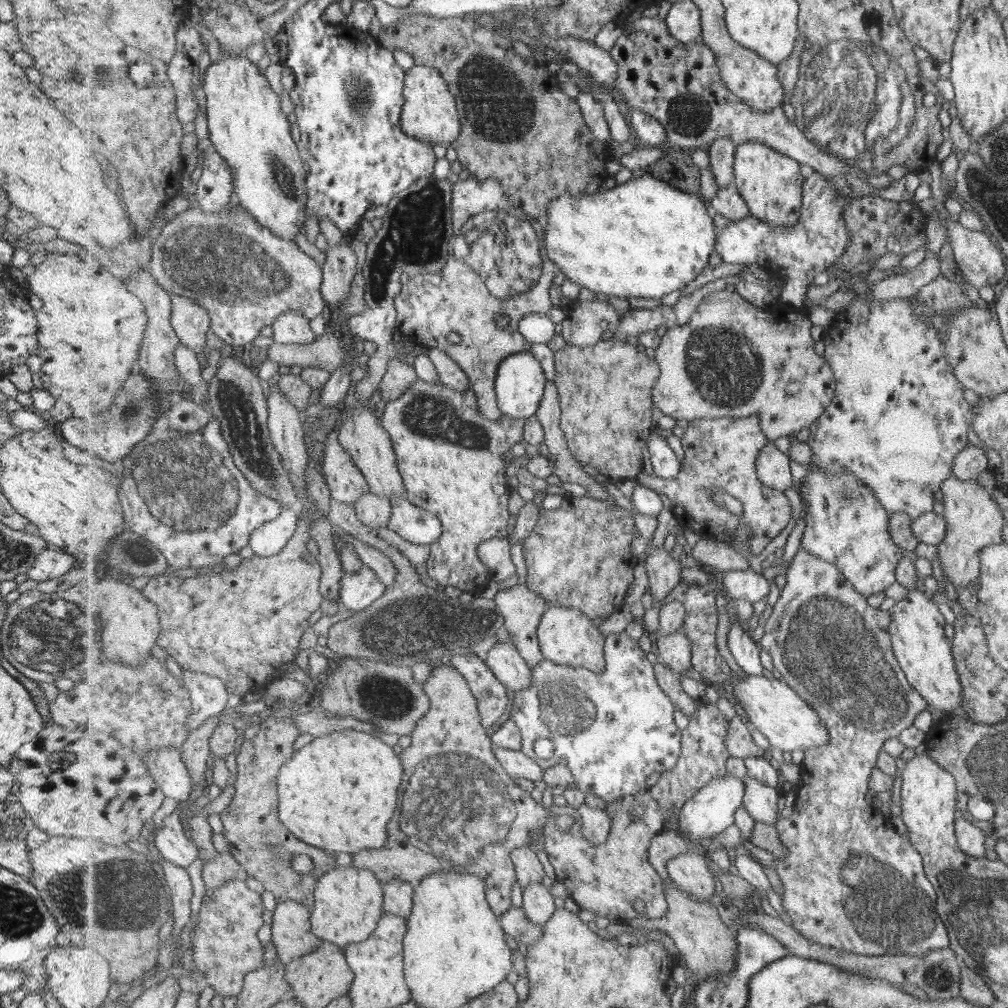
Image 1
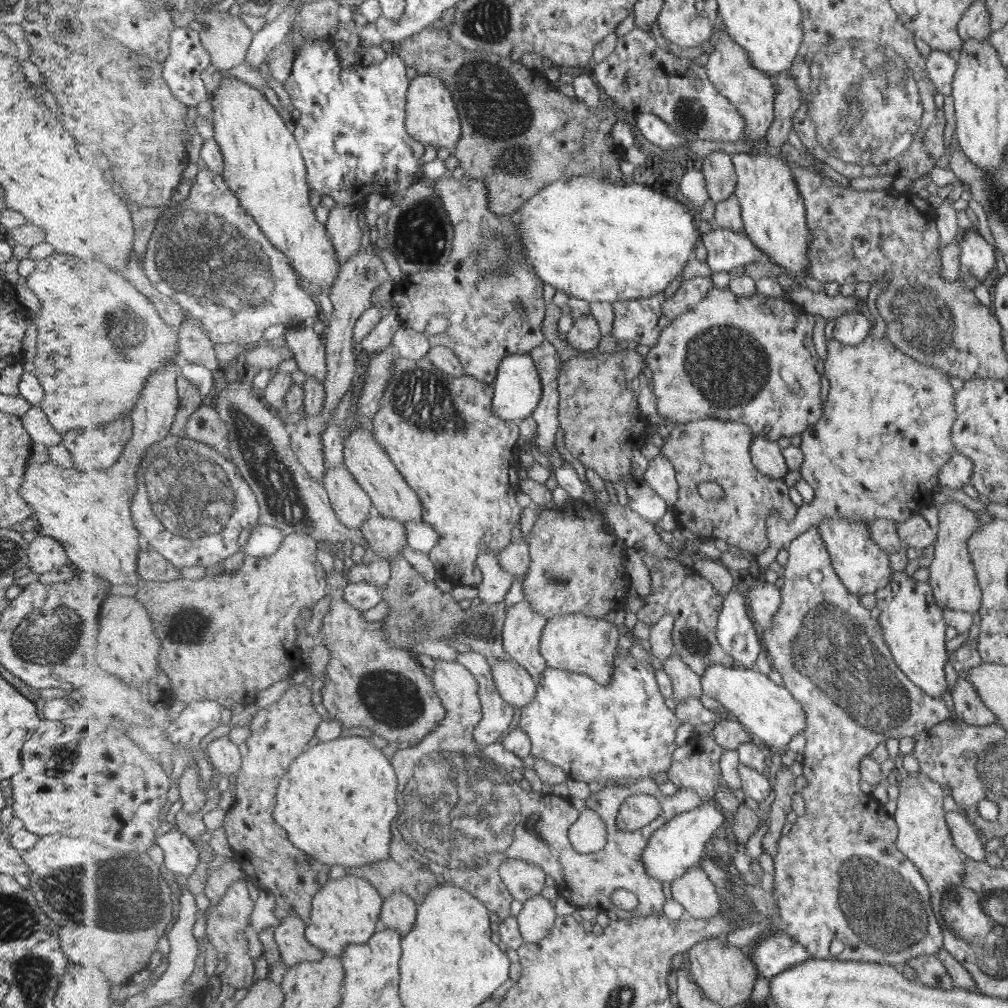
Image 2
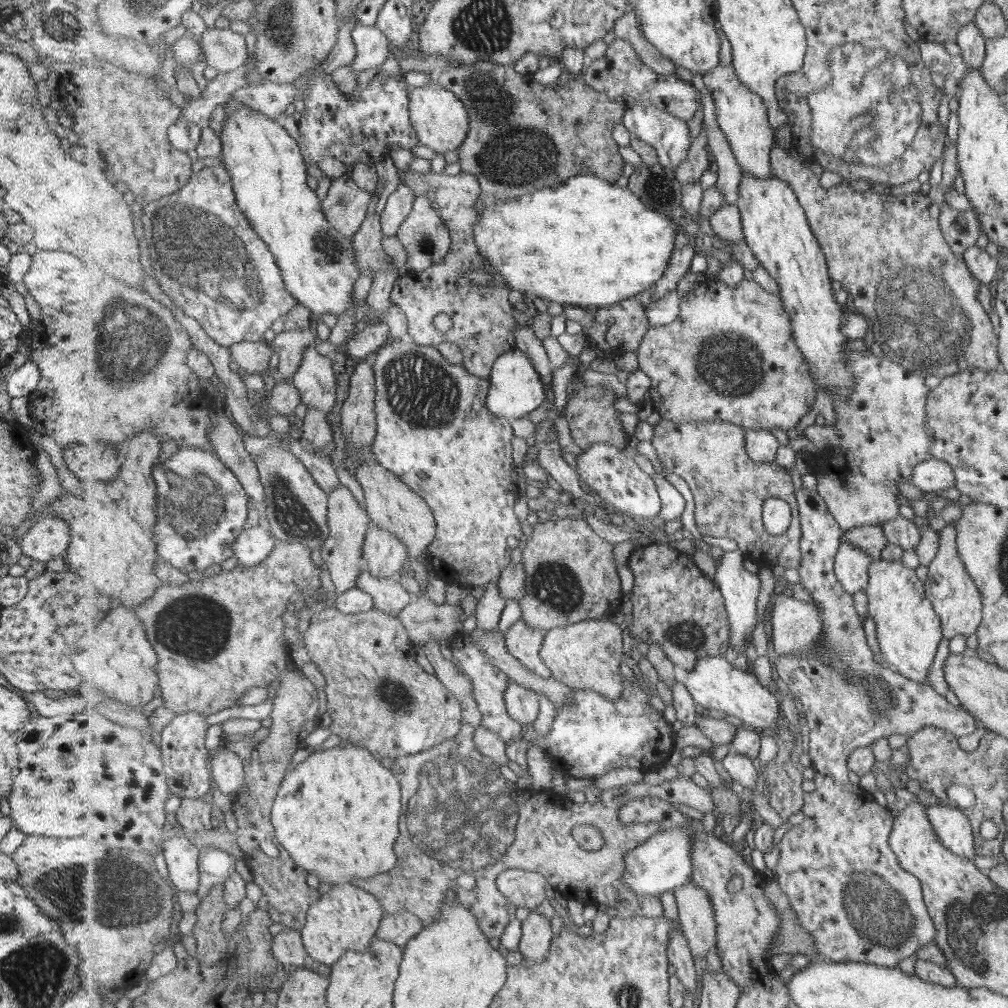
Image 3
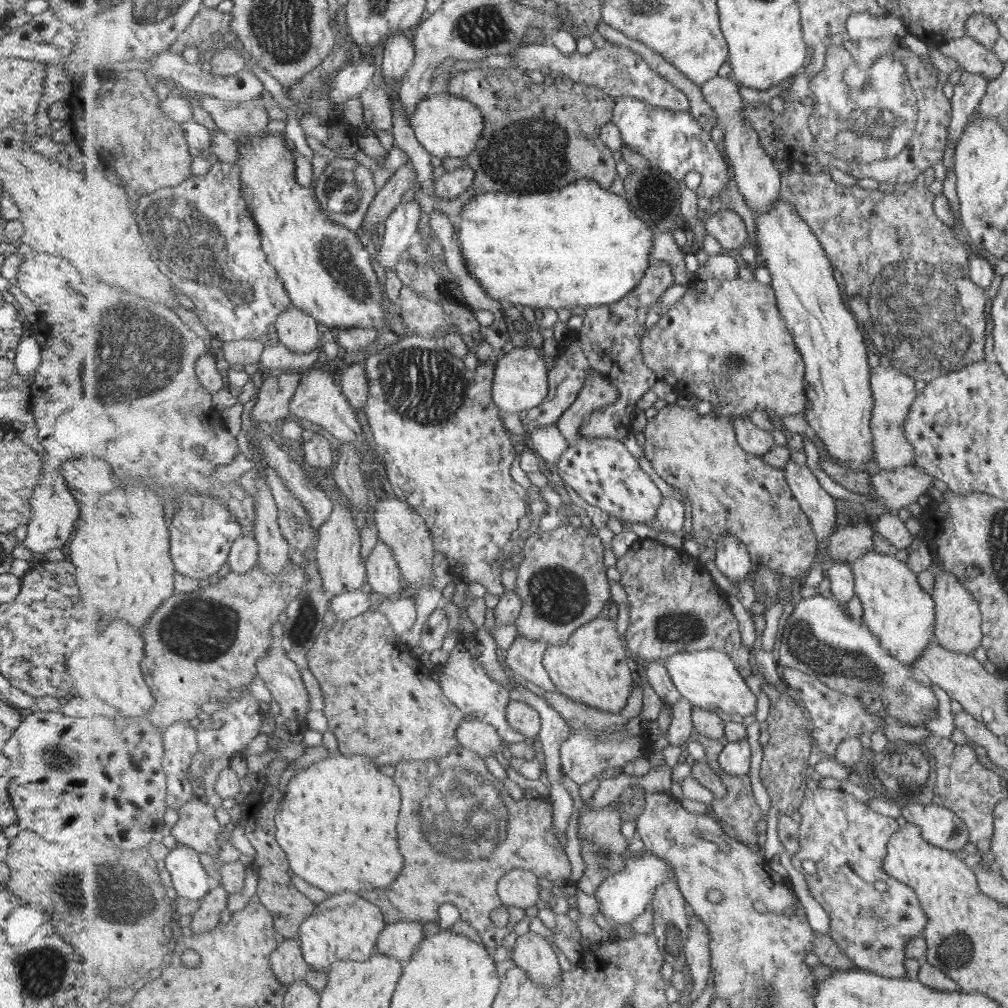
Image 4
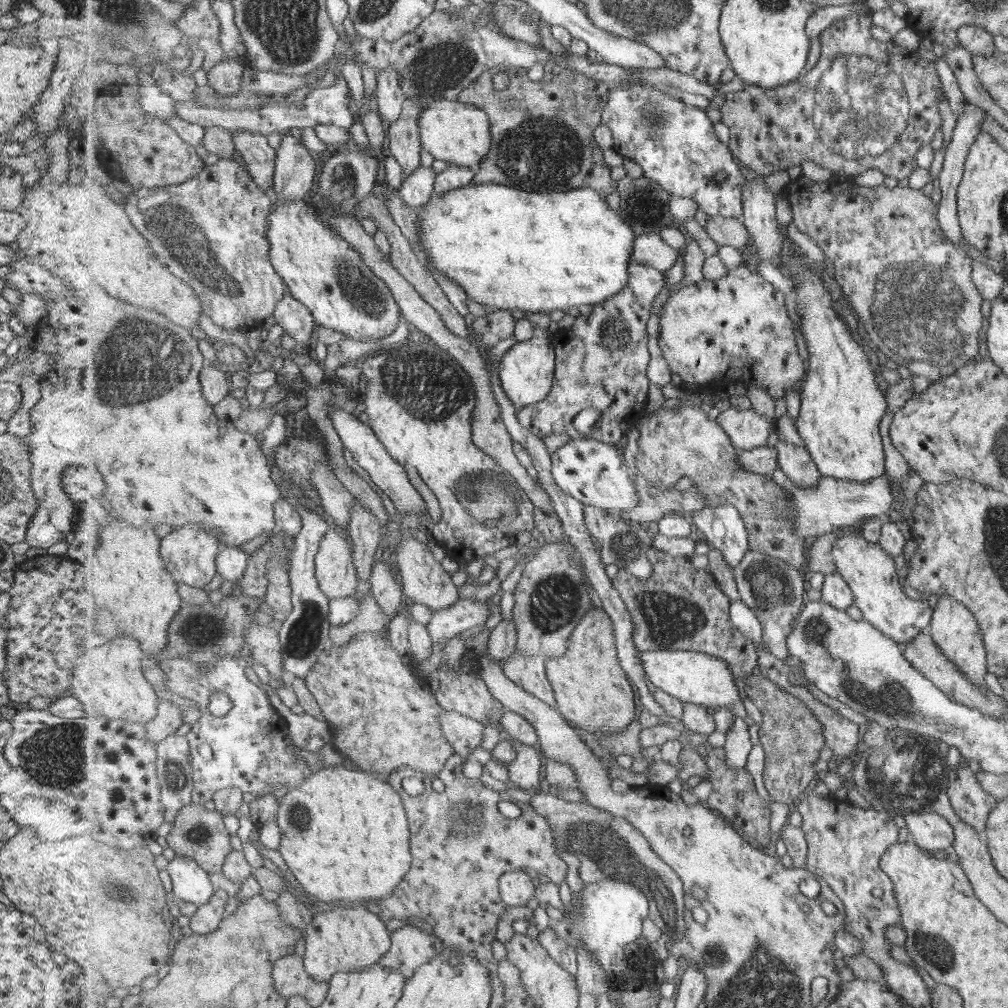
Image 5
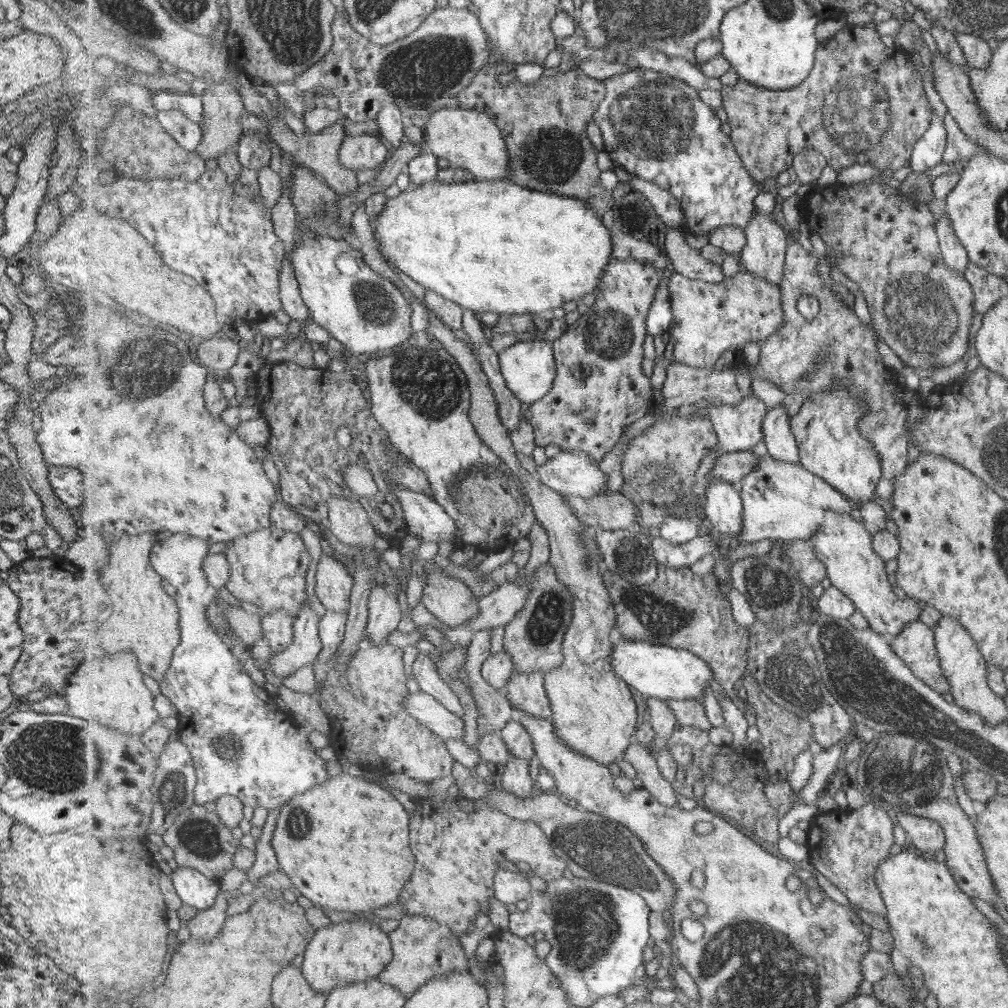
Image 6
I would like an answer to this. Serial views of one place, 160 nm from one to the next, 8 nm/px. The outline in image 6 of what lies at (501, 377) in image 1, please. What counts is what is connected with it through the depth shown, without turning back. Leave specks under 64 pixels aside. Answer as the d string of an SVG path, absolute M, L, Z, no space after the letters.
M535 338L533 341L515 342L500 355L501 372L508 387L521 402L532 404L548 396L557 376L554 345L551 340Z

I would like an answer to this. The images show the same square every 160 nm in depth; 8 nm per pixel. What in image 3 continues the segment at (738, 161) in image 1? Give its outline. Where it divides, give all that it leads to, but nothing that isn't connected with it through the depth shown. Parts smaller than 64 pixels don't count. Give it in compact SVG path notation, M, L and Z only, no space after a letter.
M742 170L739 194L737 205L742 215L746 243L779 286L784 307L791 314L797 344L812 367L816 383L825 386L829 392L834 390L838 395L850 397L856 389L856 380L847 369L846 352L841 347L850 339L841 332L847 309L835 301L824 249L813 233L796 192L787 181L777 176L762 179Z

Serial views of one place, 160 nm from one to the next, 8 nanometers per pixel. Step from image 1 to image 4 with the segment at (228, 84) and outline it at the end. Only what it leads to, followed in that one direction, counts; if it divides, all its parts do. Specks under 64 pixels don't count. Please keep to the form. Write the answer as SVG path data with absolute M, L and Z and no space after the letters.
M265 130L260 137L237 143L240 152L237 163L241 169L245 200L260 229L262 248L268 256L268 262L280 273L292 304L330 329L383 328L387 305L383 304L383 292L371 264L371 254L359 242L357 234L336 221L330 221L324 208L321 208L314 187L299 184L296 156L284 135L268 134Z

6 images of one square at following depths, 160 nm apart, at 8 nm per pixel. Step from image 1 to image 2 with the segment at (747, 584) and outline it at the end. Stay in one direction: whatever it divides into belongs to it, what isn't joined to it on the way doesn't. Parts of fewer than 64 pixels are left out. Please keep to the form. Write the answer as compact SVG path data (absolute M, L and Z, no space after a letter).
M757 574L757 579L749 584L746 590L746 597L749 598L751 617L758 627L761 630L772 629L776 614L783 603L782 589L777 588L774 583L763 580Z

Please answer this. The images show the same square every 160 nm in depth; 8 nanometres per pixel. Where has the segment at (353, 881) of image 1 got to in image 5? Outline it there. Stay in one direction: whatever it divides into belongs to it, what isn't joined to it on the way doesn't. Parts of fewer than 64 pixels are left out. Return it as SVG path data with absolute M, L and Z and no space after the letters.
M345 904L336 909L323 907L305 926L305 954L304 965L313 980L330 982L338 972L361 971L365 967L379 963L380 958L392 947L392 933L387 930L386 919L381 918L366 906Z

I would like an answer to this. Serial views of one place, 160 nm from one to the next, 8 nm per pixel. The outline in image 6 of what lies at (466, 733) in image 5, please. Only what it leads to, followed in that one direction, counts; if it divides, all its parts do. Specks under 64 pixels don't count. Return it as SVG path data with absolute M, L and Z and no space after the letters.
M424 691L409 694L407 701L403 700L404 708L407 708L411 716L429 727L445 741L462 740L465 736L465 720L457 718L453 712L449 712L439 700Z

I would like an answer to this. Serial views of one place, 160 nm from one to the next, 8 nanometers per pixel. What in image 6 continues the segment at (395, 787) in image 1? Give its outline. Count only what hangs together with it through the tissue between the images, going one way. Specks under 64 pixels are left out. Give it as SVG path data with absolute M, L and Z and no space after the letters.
M348 765L342 773L333 776L327 783L316 784L311 790L294 796L288 803L284 804L283 808L280 809L278 827L275 830L272 844L278 856L280 869L290 876L303 896L311 900L315 906L323 907L326 910L342 910L370 916L375 908L381 908L381 906L387 906L387 904L399 901L400 896L403 894L404 886L412 878L412 874L416 870L416 856L412 851L413 845L410 838L412 832L411 822L410 812L405 810L405 806L389 790L386 790L386 786L380 782L369 782L363 778L354 765Z

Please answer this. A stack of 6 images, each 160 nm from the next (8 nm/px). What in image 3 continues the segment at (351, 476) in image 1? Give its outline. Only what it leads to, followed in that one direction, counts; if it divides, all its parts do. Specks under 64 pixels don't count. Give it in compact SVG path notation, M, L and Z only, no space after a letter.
M339 483L329 494L328 523L330 537L321 546L321 560L327 567L329 576L337 585L339 595L345 594L358 584L359 575L367 568L364 558L364 544L368 530L373 526L366 508L359 504L353 492Z

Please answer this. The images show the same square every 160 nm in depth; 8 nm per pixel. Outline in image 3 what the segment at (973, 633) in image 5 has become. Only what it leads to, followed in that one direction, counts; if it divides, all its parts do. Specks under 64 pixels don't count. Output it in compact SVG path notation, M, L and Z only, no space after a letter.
M949 521L937 534L938 550L928 565L926 592L934 604L936 615L940 616L944 637L950 639L963 634L966 638L983 620L983 598L957 552L954 522Z

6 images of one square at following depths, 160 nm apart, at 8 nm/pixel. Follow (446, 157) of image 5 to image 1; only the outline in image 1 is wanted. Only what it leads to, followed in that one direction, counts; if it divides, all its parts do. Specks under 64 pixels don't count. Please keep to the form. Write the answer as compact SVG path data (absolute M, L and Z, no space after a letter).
M413 65L407 70L404 82L404 112L401 115L402 128L410 137L432 144L453 144L460 135L462 124L456 96L450 91L448 81L431 66Z

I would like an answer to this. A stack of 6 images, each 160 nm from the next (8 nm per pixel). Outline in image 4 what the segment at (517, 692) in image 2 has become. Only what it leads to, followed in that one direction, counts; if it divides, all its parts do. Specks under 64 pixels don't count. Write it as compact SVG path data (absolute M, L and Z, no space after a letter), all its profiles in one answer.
M512 700L506 712L509 725L521 732L529 742L539 739L542 719L535 708L526 701Z

